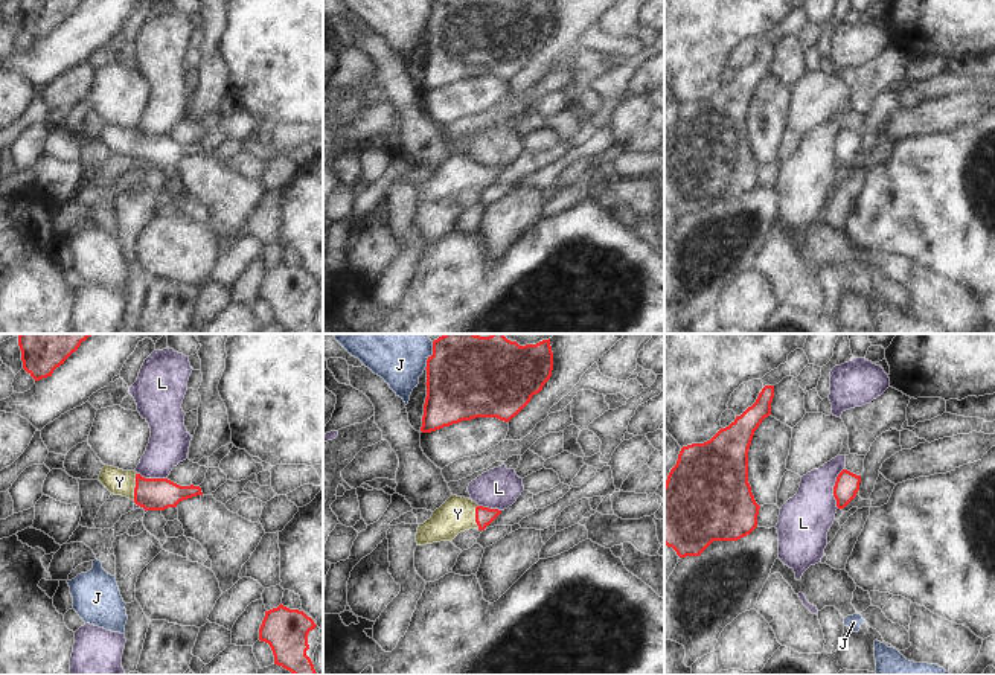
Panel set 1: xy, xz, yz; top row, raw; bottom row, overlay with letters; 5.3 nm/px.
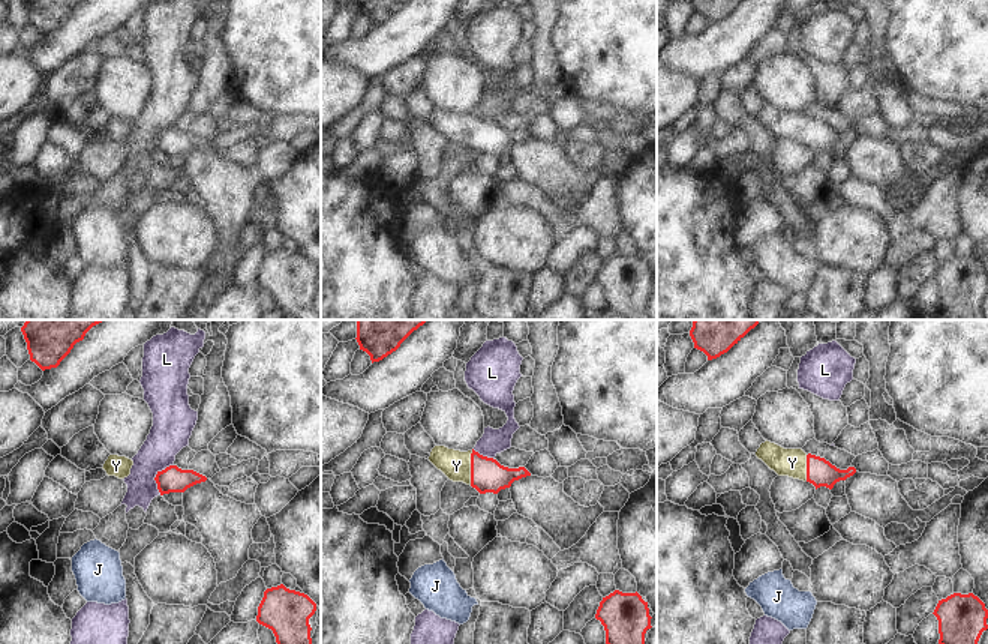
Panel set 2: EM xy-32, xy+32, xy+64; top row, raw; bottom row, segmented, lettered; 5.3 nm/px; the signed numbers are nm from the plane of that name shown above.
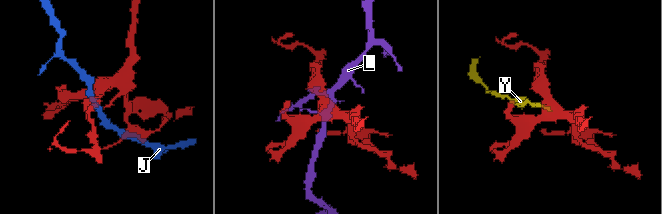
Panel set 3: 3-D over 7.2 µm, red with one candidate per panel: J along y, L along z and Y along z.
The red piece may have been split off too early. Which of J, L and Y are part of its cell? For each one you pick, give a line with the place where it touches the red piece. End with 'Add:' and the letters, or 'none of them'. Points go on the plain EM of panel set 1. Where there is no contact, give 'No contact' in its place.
Y: Touches red at xy (136, 145)
Add: Y

